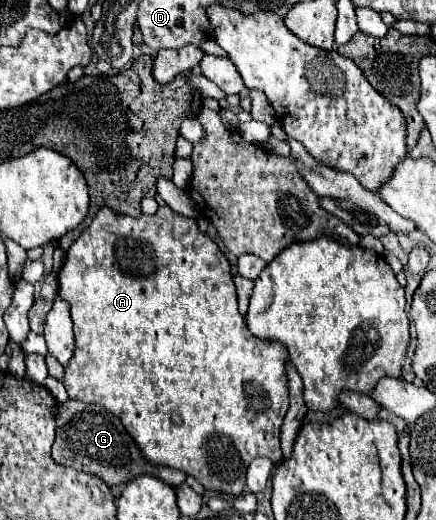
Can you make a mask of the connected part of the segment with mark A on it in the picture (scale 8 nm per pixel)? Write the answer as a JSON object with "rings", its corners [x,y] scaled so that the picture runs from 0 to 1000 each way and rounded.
{"rings":[[[367,396],[353,415],[326,412],[321,419],[303,415],[266,415],[252,400],[229,400],[211,431],[183,450],[183,458],[151,485],[151,500],[133,523],[133,565],[161,585],[161,604],[170,615],[170,646],[174,673],[151,708],[147,742],[165,769],[234,777],[257,796],[266,796],[298,838],[312,846],[330,881],[353,892],[408,900],[436,915],[445,915],[472,942],[505,942],[537,954],[550,954],[564,935],[564,904],[569,892],[592,877],[615,877],[638,888],[647,881],[642,865],[642,819],[647,804],[661,788],[661,723],[656,696],[665,692],[661,673],[642,658],[610,658],[573,642],[555,604],[546,600],[541,554],[528,527],[528,508],[491,462],[459,446],[445,419],[427,419],[404,412],[385,396]]]}

